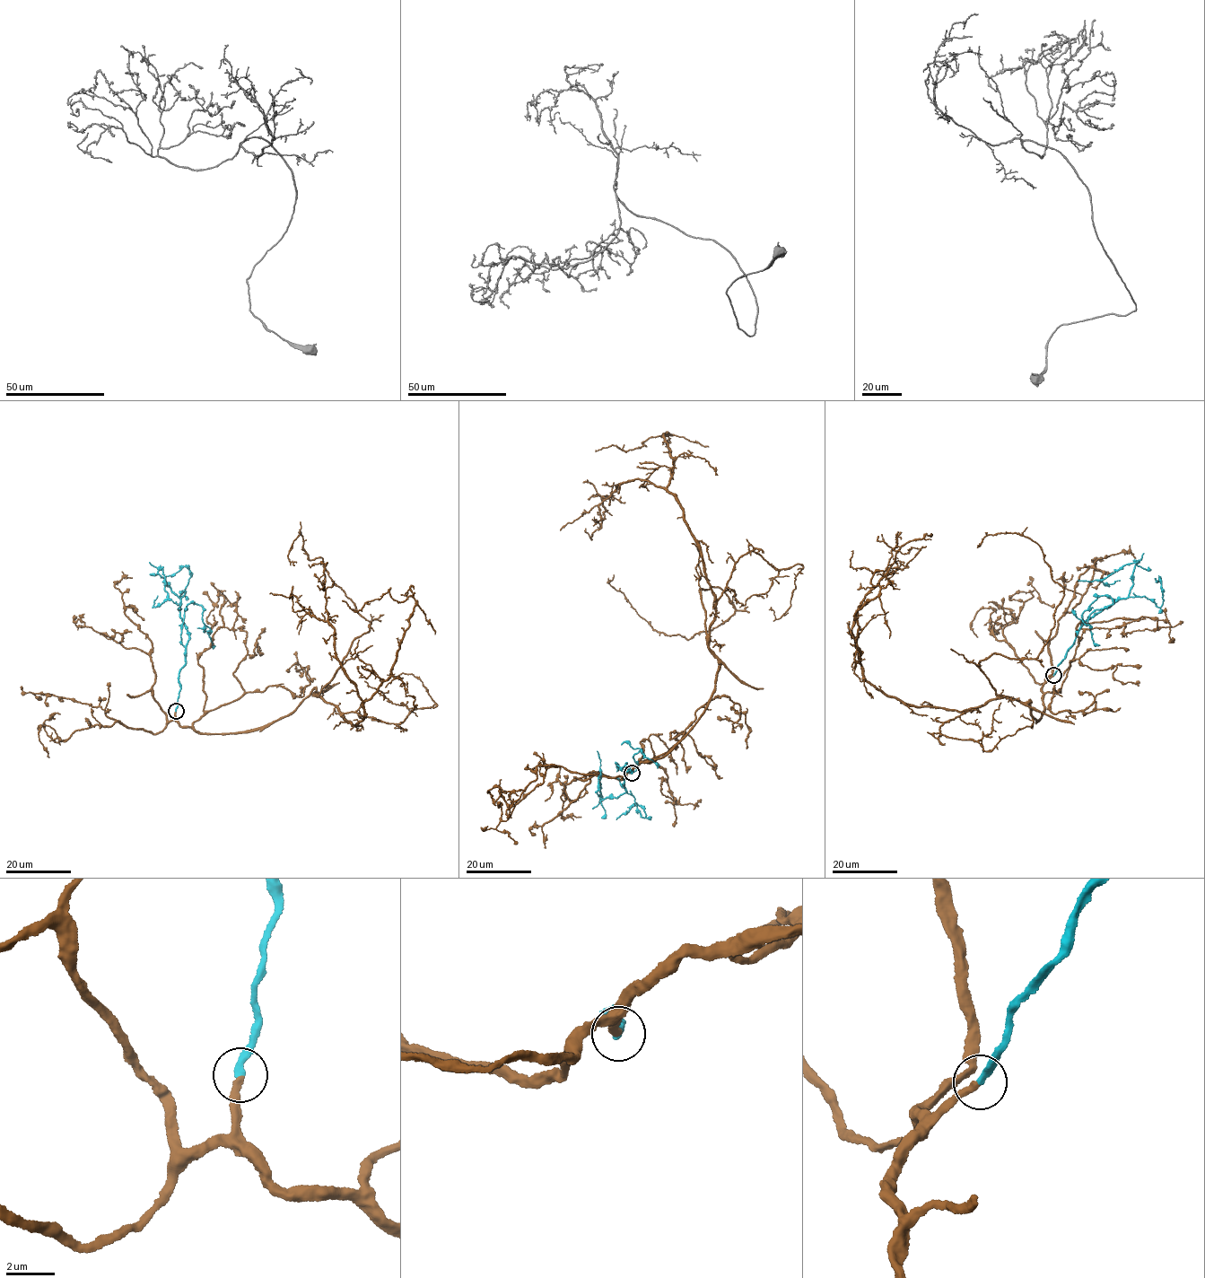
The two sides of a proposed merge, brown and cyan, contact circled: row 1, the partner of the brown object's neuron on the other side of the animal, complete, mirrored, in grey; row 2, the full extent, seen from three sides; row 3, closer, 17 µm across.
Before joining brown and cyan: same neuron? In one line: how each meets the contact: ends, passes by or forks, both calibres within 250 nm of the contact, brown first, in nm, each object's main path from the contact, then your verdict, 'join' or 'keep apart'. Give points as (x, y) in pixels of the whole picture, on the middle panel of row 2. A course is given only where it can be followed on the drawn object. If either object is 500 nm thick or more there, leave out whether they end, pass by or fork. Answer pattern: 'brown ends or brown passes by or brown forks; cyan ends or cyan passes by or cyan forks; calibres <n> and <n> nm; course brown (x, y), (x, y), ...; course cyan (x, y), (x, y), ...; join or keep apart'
brown ends; cyan ends; calibres 280 and 300 nm; course brown (632, 773), (709, 703), (715, 594), (667, 489), (671, 435), (595, 450); course cyan (632, 773), (624, 764), (623, 786), (625, 792), (600, 801), (599, 775), (597, 792), (601, 796); join

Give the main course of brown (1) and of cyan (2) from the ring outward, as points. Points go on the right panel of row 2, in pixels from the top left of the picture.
1: (1052, 675), (1039, 722), (1009, 696), (957, 712), (886, 696), (856, 638), (878, 572), (849, 565), (851, 551)
2: (1053, 675), (1082, 623), (1127, 597), (1138, 563), (1123, 565), (1101, 580), (1108, 585), (1120, 581)

